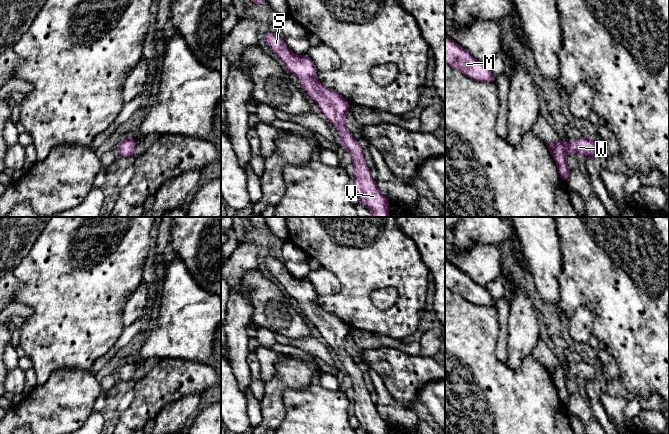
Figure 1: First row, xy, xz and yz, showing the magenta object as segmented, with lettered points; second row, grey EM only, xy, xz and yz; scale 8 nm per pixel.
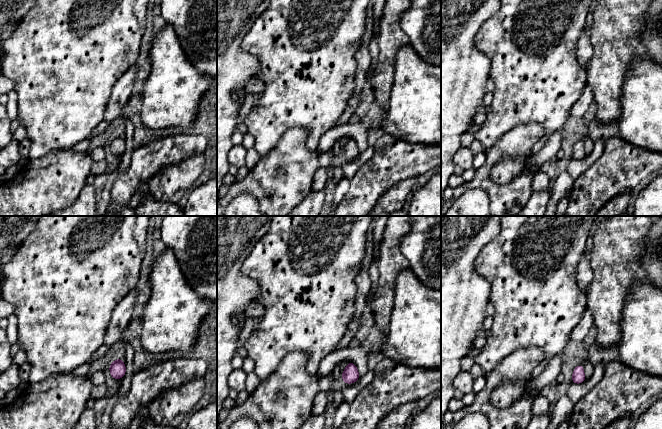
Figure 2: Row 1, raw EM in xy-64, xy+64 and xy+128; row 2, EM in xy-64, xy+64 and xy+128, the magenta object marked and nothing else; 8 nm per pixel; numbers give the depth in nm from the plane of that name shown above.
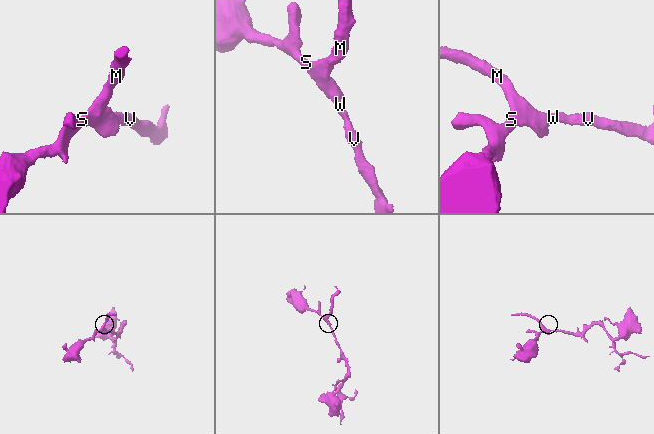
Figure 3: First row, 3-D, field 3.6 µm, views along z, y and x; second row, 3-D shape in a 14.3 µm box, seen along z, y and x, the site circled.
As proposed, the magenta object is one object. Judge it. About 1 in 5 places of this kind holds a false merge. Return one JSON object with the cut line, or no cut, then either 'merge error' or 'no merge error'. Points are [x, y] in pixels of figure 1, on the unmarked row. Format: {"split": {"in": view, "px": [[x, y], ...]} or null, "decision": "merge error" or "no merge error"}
{"split": null, "decision": "no merge error"}

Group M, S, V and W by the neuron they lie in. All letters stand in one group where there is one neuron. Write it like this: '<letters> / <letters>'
M S V W

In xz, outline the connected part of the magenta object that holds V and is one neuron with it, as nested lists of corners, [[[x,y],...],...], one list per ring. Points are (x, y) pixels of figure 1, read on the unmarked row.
[[[271,256],[264,257],[264,264],[279,281],[284,291],[294,298],[303,314],[315,325],[326,343],[337,353],[339,365],[353,383],[354,415],[368,434],[389,434],[390,426],[377,412],[376,404],[371,400],[363,373],[358,364],[347,353],[345,339],[350,327],[338,316],[323,310],[317,302],[317,292],[307,279],[293,277],[284,262]]]

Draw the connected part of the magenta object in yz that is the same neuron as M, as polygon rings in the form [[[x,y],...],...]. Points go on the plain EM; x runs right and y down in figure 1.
[[[445,258],[445,287],[474,305],[496,306],[487,287],[474,282],[466,273],[459,270]]]

